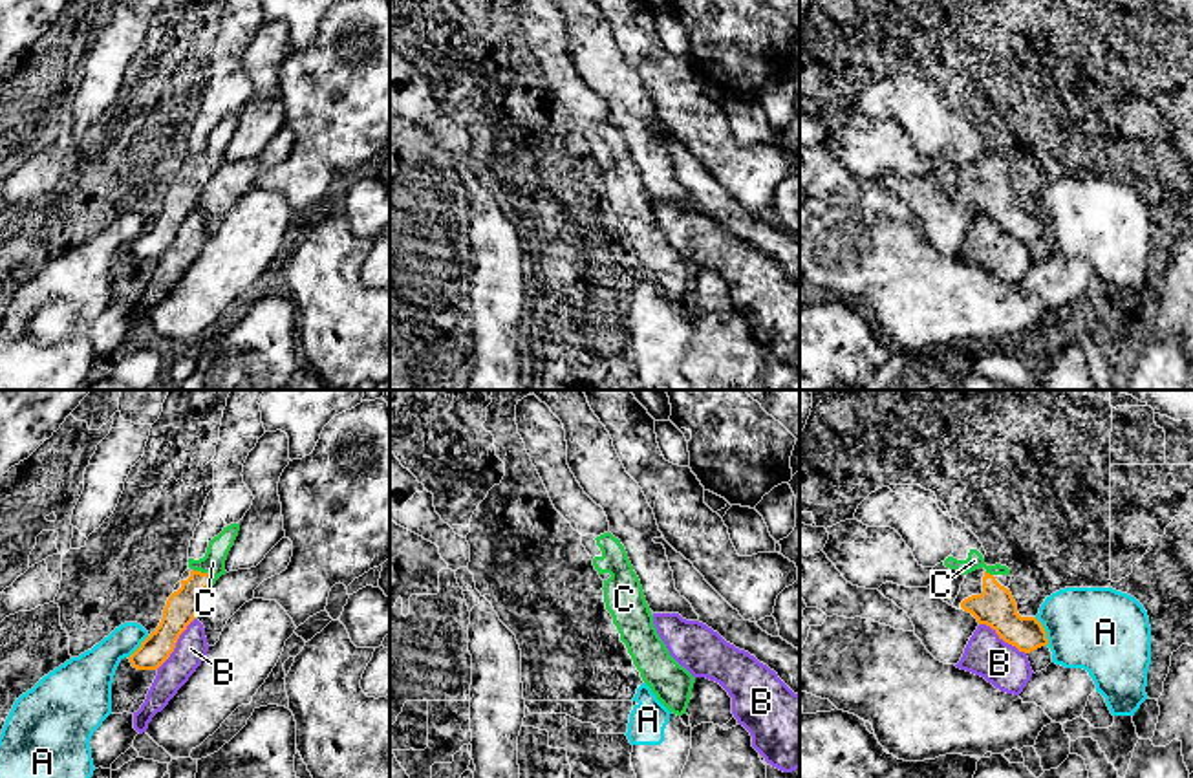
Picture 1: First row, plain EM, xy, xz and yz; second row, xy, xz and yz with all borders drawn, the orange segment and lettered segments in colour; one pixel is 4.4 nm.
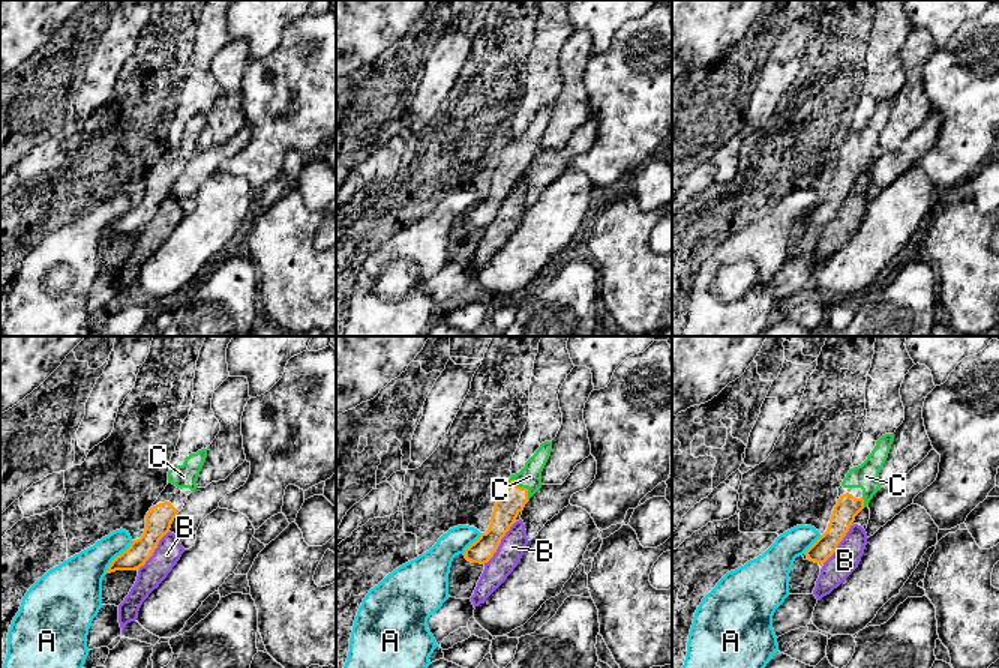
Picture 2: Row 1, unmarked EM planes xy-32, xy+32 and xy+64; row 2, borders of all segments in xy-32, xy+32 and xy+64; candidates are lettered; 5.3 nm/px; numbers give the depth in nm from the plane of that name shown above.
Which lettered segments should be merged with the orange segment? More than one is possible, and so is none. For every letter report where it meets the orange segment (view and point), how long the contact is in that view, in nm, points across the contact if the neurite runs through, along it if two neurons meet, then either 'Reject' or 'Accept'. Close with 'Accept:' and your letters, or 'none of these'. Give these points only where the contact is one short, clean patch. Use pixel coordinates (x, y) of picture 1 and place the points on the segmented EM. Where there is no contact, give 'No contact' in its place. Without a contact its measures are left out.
A: Touches orange at yz (1045, 632). Shared border 140 nm. Reject
B: Touches orange at xy (174, 645). Shared border 280 nm. Reject
C: Touches orange at xy (205, 573). Shared border 120 nm. Path across: xy (182, 606), (193, 586), (205, 573), (213, 562). Accept
Accept: C

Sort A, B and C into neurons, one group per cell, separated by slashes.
A / B / C

